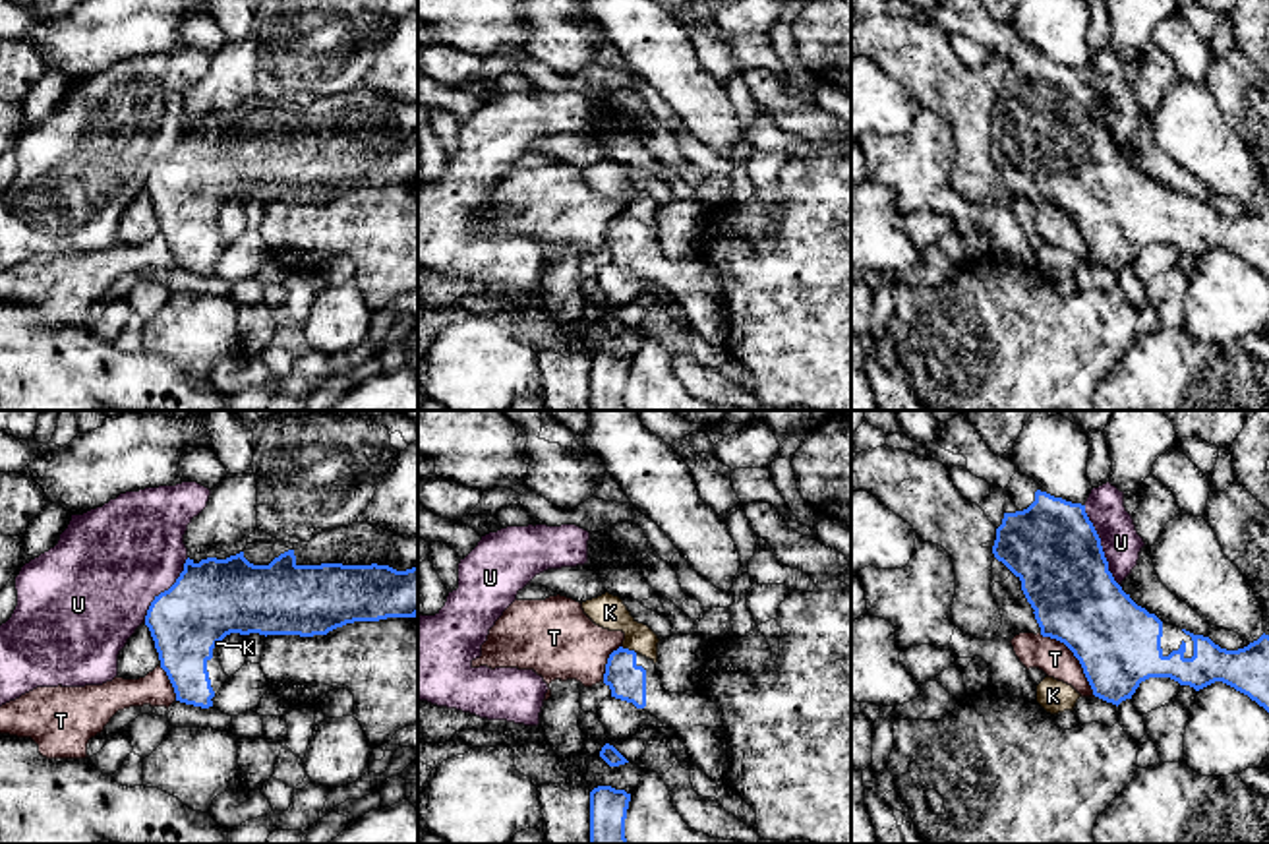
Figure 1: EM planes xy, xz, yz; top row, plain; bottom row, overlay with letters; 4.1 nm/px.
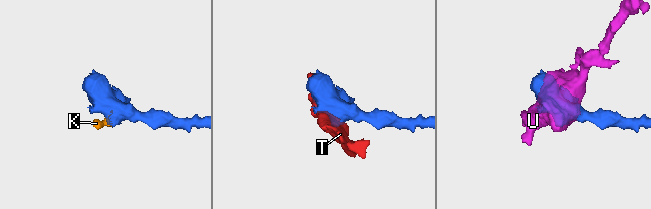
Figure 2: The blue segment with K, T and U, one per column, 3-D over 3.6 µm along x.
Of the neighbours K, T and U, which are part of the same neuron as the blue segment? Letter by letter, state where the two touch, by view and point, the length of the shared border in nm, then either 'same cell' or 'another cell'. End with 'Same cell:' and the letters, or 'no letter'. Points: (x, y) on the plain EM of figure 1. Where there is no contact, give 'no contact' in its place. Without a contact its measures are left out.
K: xz (627, 215) | 70 nm | same cell
T: yz (1076, 223) | 360 nm | another cell
U: yz (1101, 113) | 360 nm | another cell
Same cell: K

